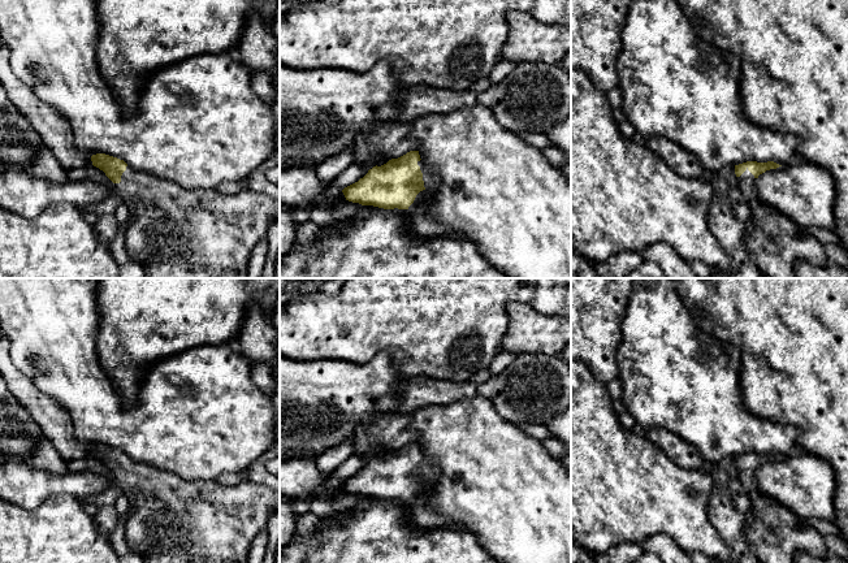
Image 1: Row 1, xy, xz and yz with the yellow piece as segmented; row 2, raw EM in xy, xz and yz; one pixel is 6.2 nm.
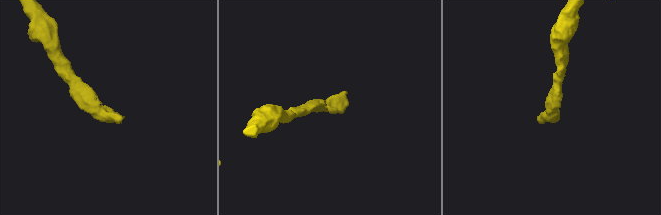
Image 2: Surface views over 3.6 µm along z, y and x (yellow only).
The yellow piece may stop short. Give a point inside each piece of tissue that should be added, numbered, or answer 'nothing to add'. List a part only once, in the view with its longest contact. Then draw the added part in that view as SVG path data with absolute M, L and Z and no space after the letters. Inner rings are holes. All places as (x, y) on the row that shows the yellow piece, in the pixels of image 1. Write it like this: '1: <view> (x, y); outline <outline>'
1: xz (431, 177); outline M421 160L417 161L417 165L420 166L420 170L423 173L423 181L424 181L425 190L429 192L436 191L440 186L438 173L433 169L425 168Z

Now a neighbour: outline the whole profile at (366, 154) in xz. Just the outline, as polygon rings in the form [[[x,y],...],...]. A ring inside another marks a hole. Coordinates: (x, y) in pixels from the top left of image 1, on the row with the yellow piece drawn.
[[[377,121],[367,138],[354,144],[354,164],[369,168],[377,159],[398,159],[410,151],[419,150],[419,142],[408,138],[411,124]]]

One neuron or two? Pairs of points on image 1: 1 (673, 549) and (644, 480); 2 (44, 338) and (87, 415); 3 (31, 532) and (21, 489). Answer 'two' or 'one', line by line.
1: two
2: one
3: two

